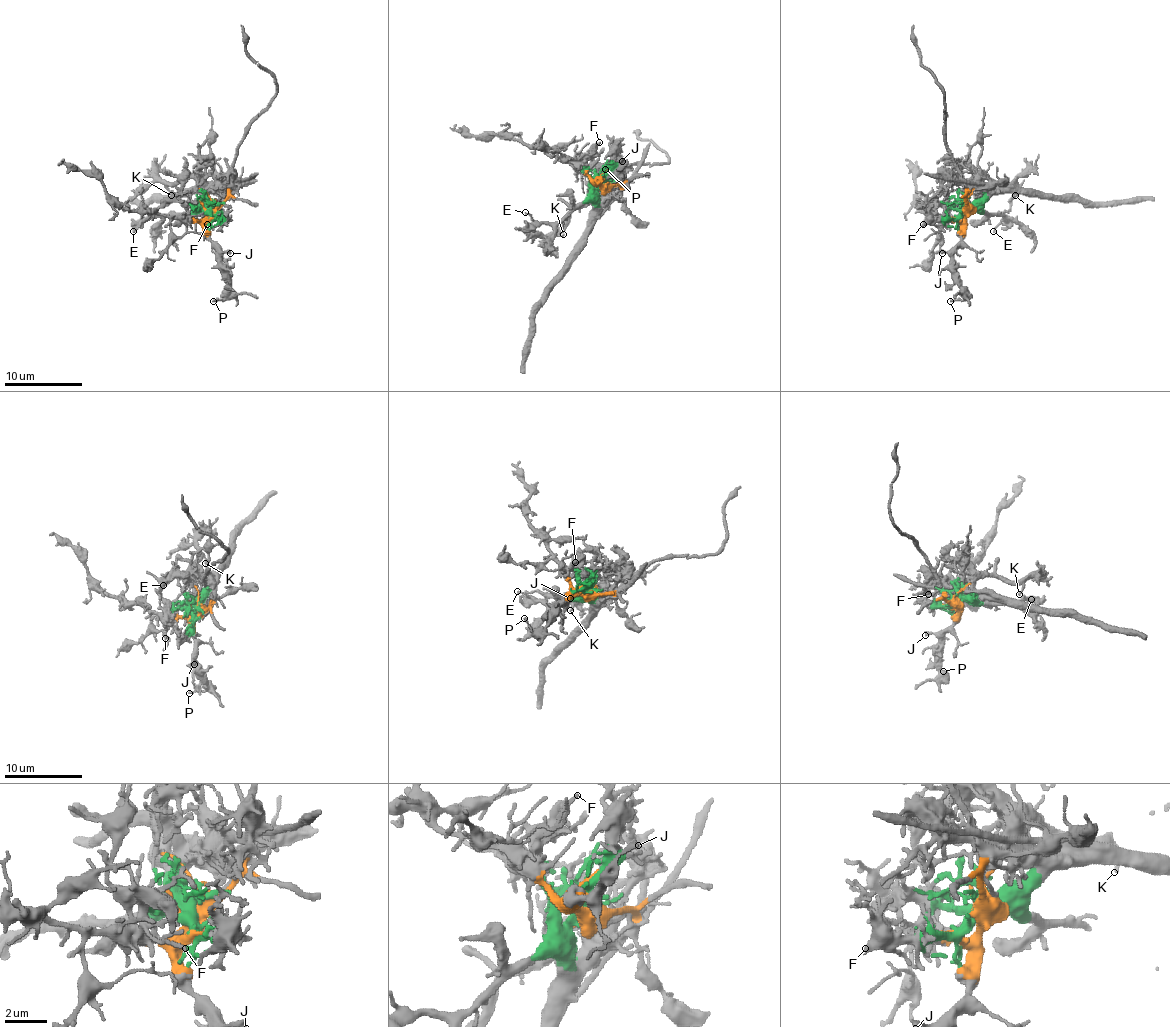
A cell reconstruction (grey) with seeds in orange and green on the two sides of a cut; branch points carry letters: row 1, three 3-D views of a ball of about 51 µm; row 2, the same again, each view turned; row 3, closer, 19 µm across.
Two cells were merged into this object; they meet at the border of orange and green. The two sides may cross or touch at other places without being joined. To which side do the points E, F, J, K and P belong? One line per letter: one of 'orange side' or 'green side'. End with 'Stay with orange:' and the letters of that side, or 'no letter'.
E: green side
F: green side
J: orange side
K: green side
P: orange side
Stay with orange: J, P

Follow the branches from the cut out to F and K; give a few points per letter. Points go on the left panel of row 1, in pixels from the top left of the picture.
F: (211, 208), (193, 210), (197, 220), (207, 224)
K: (211, 208), (205, 203), (205, 185), (199, 179), (187, 177), (170, 183), (168, 187), (172, 195)

